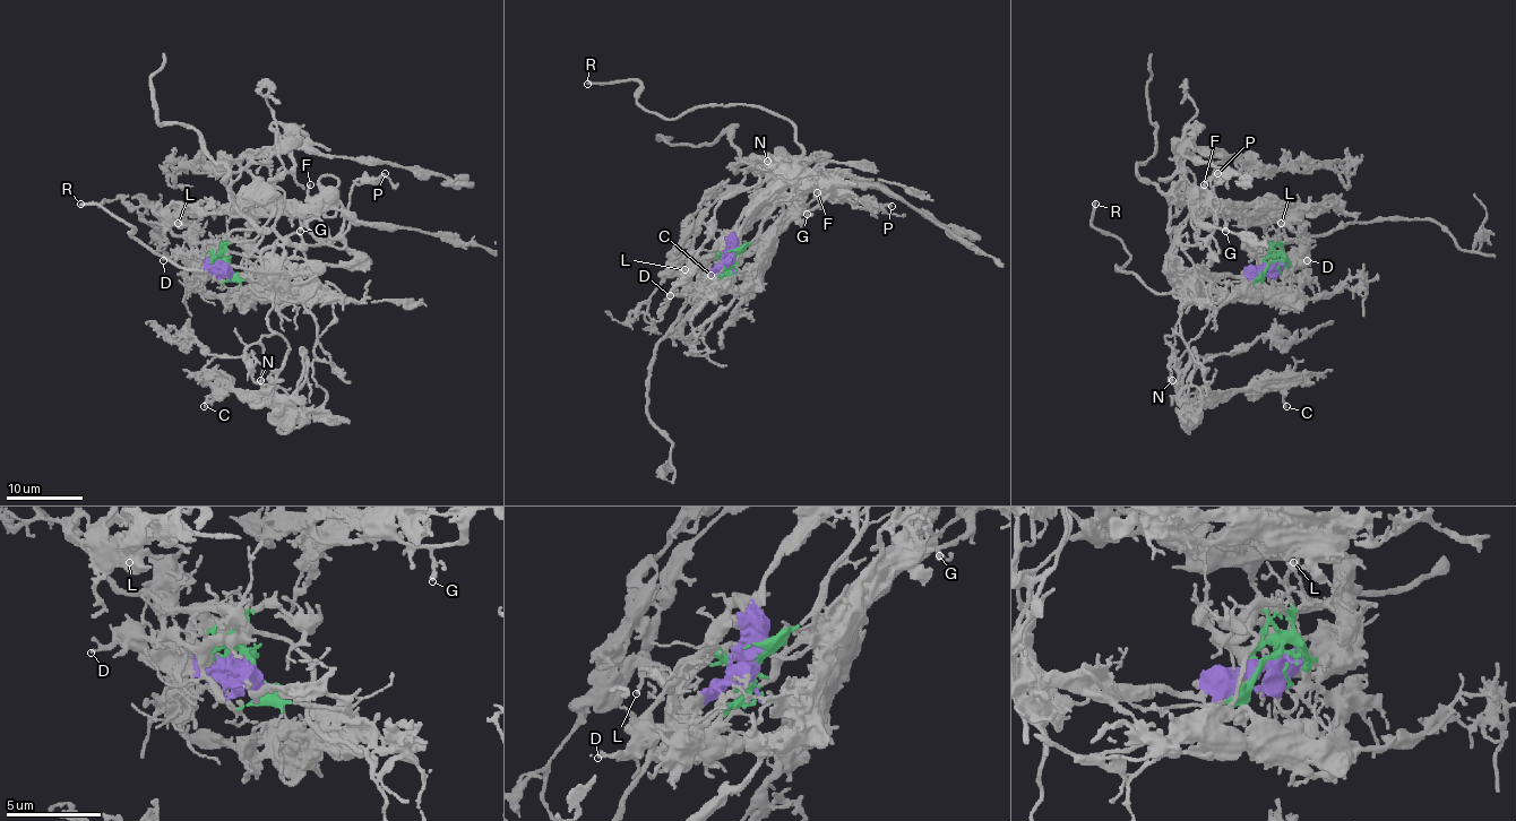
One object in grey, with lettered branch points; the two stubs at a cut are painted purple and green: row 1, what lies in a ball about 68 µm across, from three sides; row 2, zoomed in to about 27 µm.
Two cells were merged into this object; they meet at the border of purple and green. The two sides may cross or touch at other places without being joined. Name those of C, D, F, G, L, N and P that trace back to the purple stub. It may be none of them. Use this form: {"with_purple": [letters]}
{"with_purple": ["C", "F", "G", "L", "N", "P"]}

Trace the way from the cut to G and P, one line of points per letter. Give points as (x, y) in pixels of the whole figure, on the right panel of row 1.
G: (1269, 265), (1206, 276), (1174, 258), (1177, 245), (1194, 243), (1198, 208), (1207, 207), (1225, 232)
P: (1269, 265), (1232, 276), (1206, 276), (1185, 270), (1174, 258), (1177, 245), (1200, 245), (1212, 233), (1217, 174)

